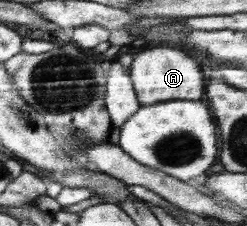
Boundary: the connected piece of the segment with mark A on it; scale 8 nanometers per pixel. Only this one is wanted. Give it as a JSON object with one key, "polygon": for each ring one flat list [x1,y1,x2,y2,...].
{"polygon":[[153,47,143,50,133,57,130,77,135,89,139,105,152,105,156,101,170,99,196,99,204,95,204,77,200,65,178,49,172,47]]}

